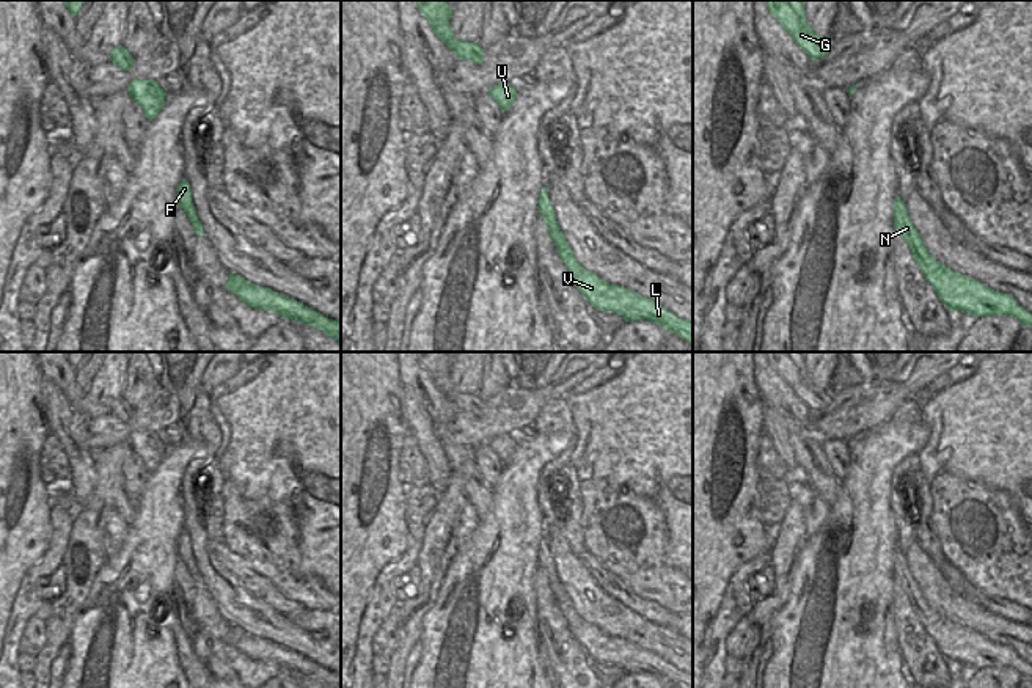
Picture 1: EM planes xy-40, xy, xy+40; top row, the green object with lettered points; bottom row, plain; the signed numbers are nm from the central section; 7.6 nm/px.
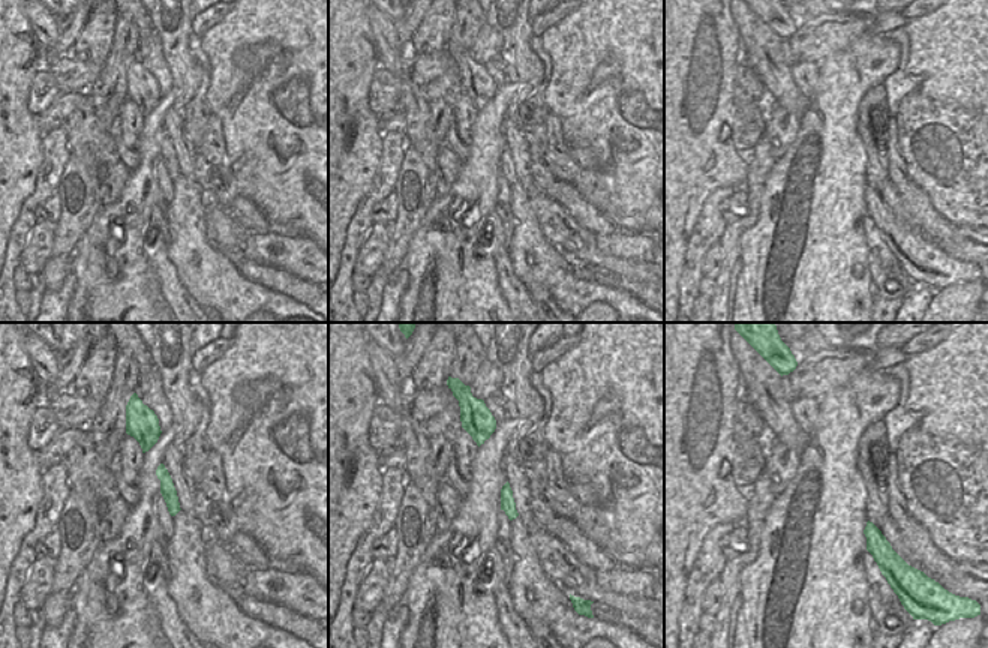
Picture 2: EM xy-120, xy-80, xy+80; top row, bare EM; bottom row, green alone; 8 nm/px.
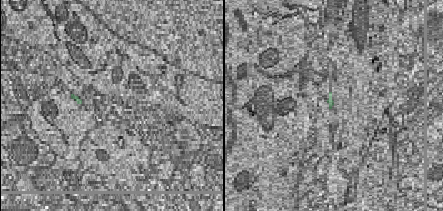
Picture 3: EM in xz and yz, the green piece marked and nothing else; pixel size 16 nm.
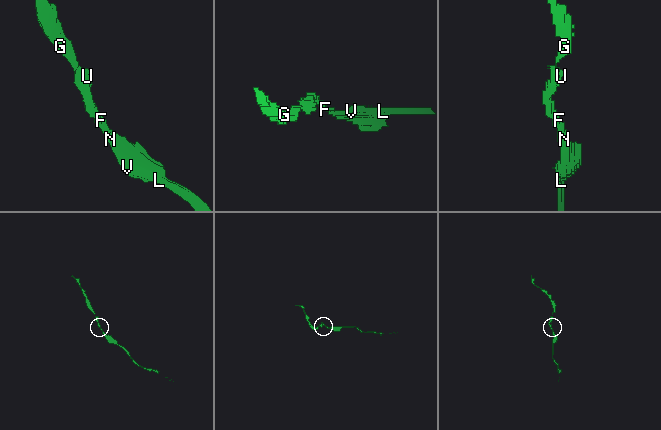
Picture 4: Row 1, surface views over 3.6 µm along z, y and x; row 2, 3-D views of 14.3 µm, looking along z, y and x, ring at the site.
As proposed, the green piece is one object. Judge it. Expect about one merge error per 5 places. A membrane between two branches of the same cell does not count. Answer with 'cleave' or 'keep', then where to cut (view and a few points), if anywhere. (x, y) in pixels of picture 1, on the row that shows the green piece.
keep; cut none

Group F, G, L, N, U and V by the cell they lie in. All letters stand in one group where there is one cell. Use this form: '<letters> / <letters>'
F G L N U V

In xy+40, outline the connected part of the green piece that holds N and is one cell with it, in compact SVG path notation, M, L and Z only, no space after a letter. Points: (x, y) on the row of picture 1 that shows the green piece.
M898 195L894 201L894 228L900 231L900 236L908 243L925 280L933 286L938 298L950 311L968 313L974 317L1012 316L1018 319L1021 325L1032 327L1032 314L1027 313L1010 294L997 292L936 261L927 251L917 229L911 223L905 203Z

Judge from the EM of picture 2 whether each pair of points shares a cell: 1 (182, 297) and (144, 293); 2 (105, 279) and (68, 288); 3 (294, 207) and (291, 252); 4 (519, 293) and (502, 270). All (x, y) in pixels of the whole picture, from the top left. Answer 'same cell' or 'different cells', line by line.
1: different cells
2: different cells
3: different cells
4: same cell

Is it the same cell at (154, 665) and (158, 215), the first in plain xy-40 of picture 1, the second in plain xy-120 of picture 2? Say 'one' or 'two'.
two

